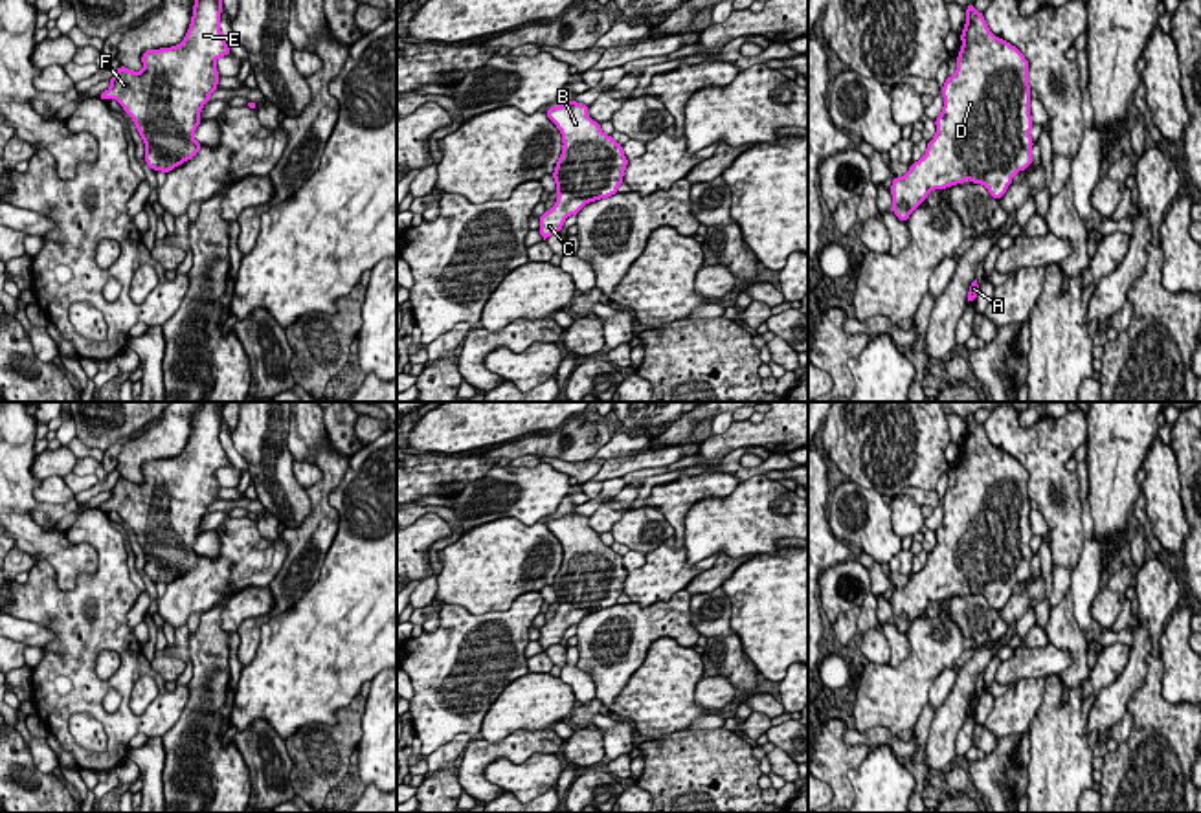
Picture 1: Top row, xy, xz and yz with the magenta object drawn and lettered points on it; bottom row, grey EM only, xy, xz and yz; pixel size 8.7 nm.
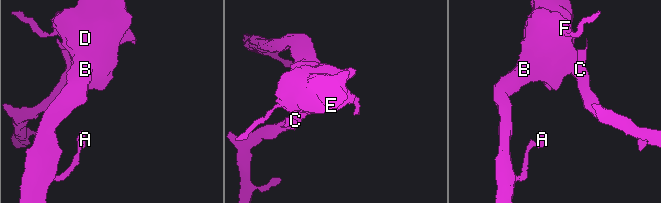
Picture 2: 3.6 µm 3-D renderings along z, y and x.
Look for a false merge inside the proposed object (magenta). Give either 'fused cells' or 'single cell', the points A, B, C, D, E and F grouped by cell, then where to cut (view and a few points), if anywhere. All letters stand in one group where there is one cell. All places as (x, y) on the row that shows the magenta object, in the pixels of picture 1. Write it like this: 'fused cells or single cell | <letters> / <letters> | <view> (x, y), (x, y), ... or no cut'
single cell | A B C D E F | no cut

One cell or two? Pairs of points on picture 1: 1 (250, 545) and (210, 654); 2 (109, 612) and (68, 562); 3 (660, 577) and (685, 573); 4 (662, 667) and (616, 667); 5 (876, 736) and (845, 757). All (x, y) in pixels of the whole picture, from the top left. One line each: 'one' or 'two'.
1: two
2: two
3: one
4: two
5: two

